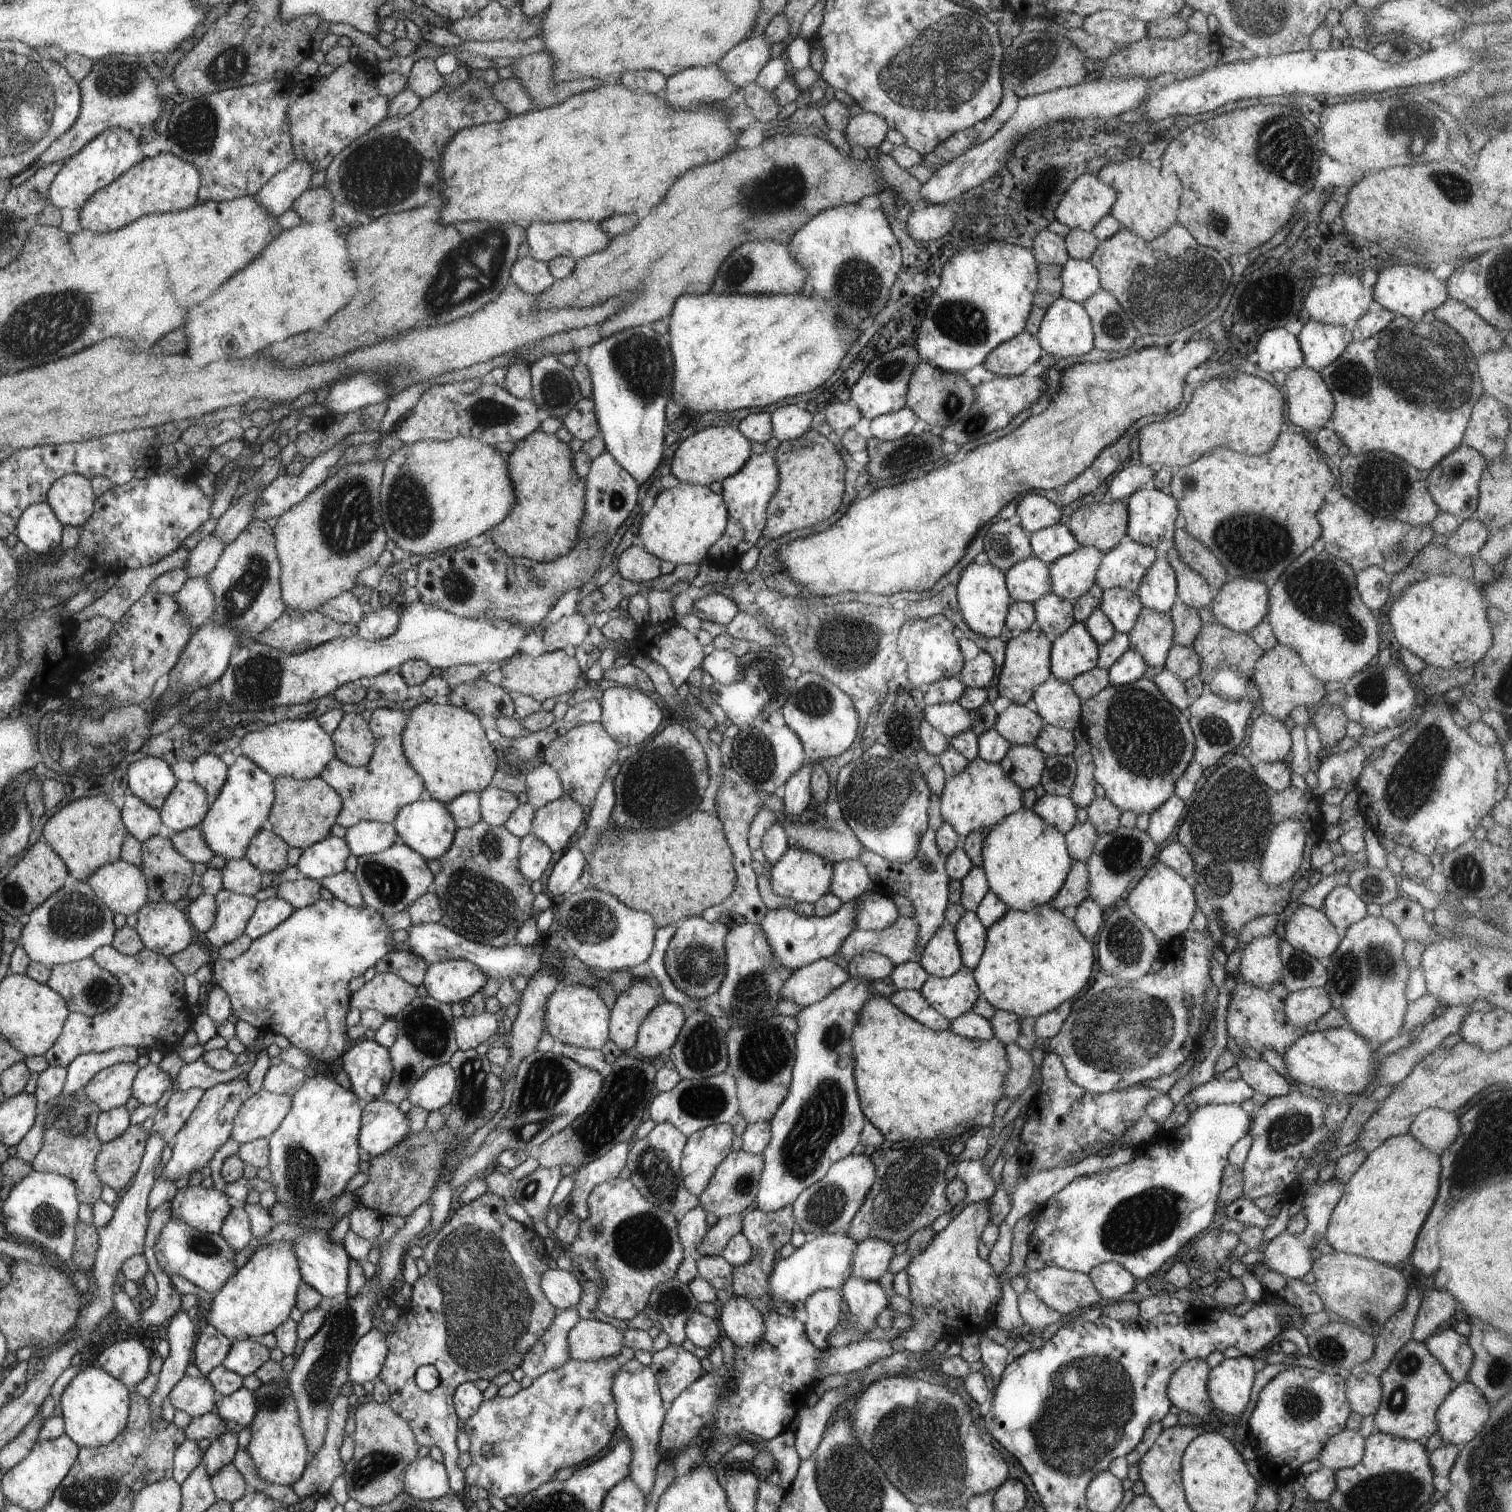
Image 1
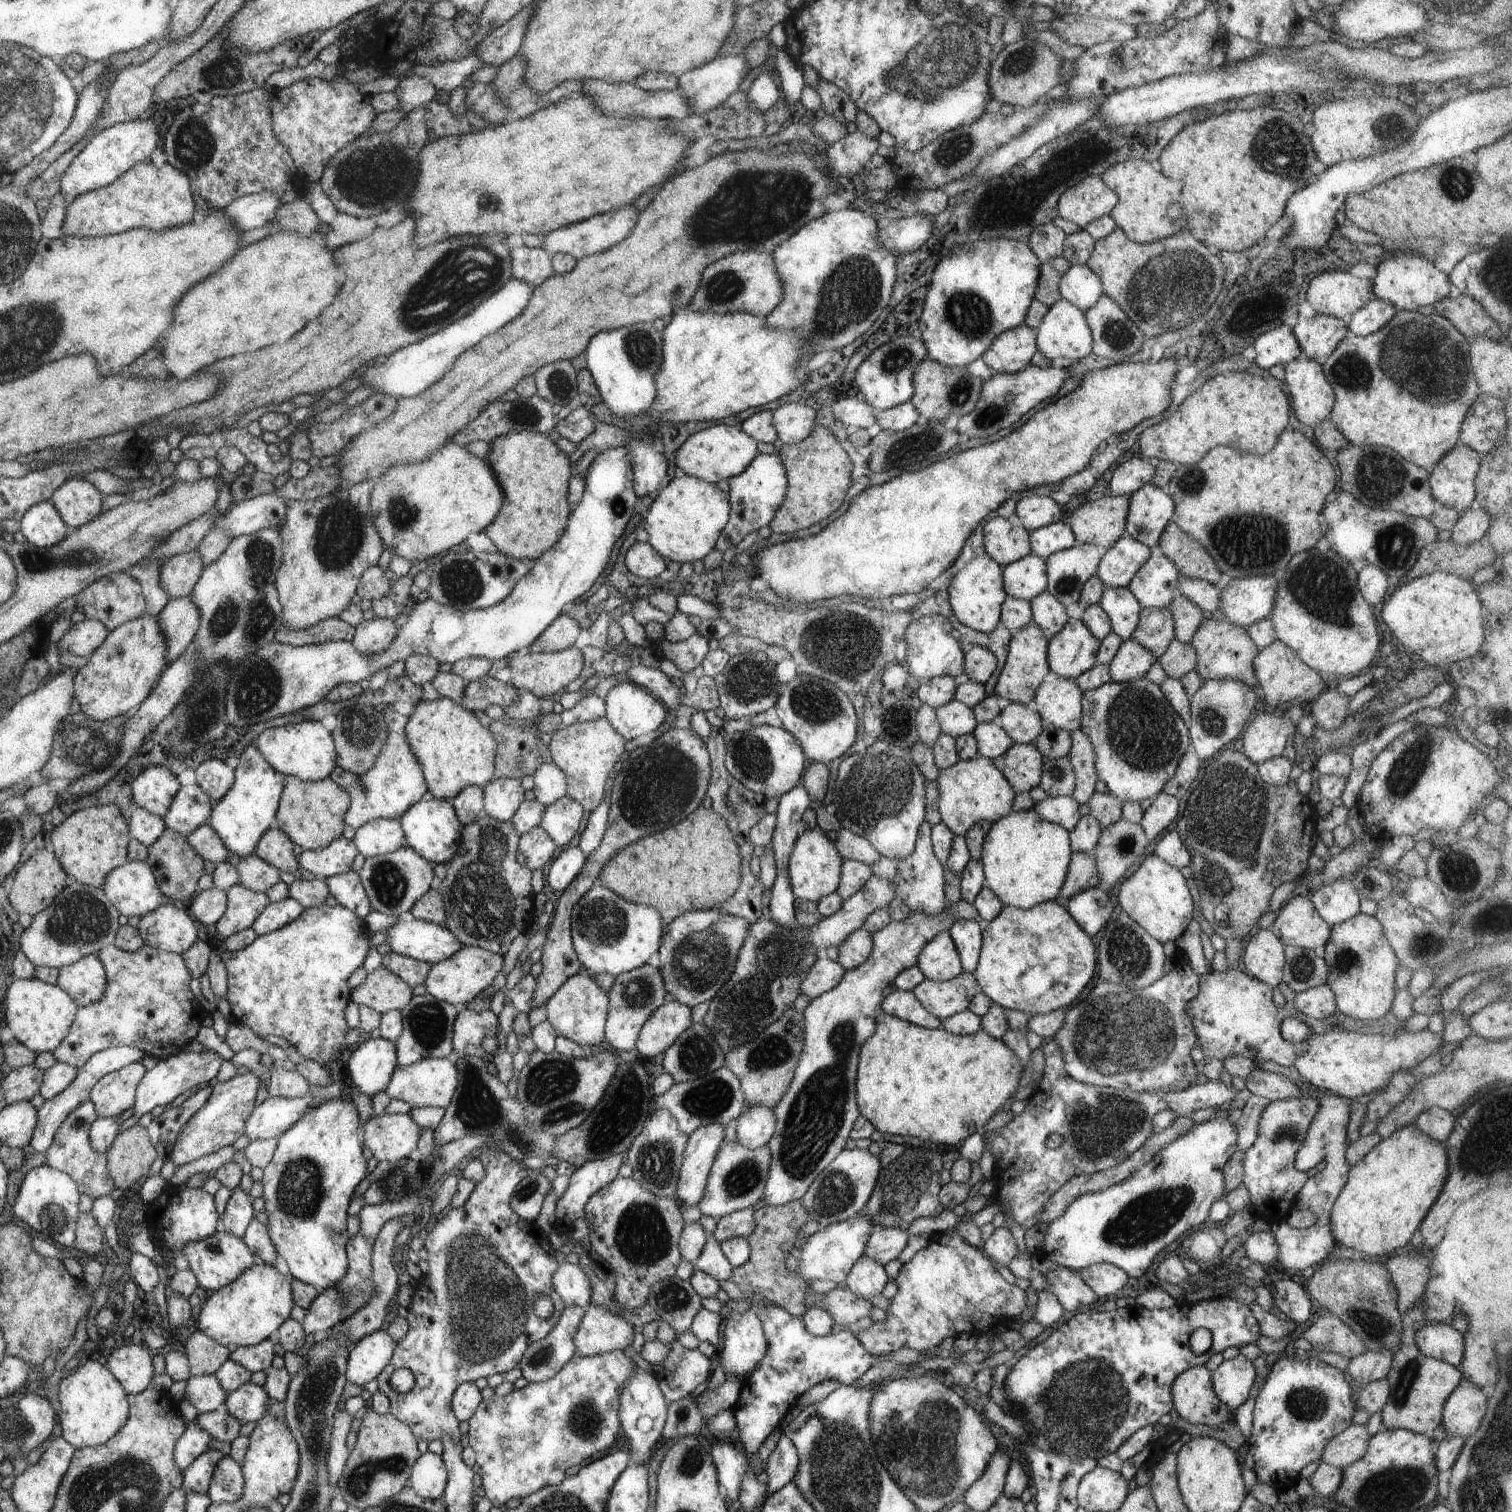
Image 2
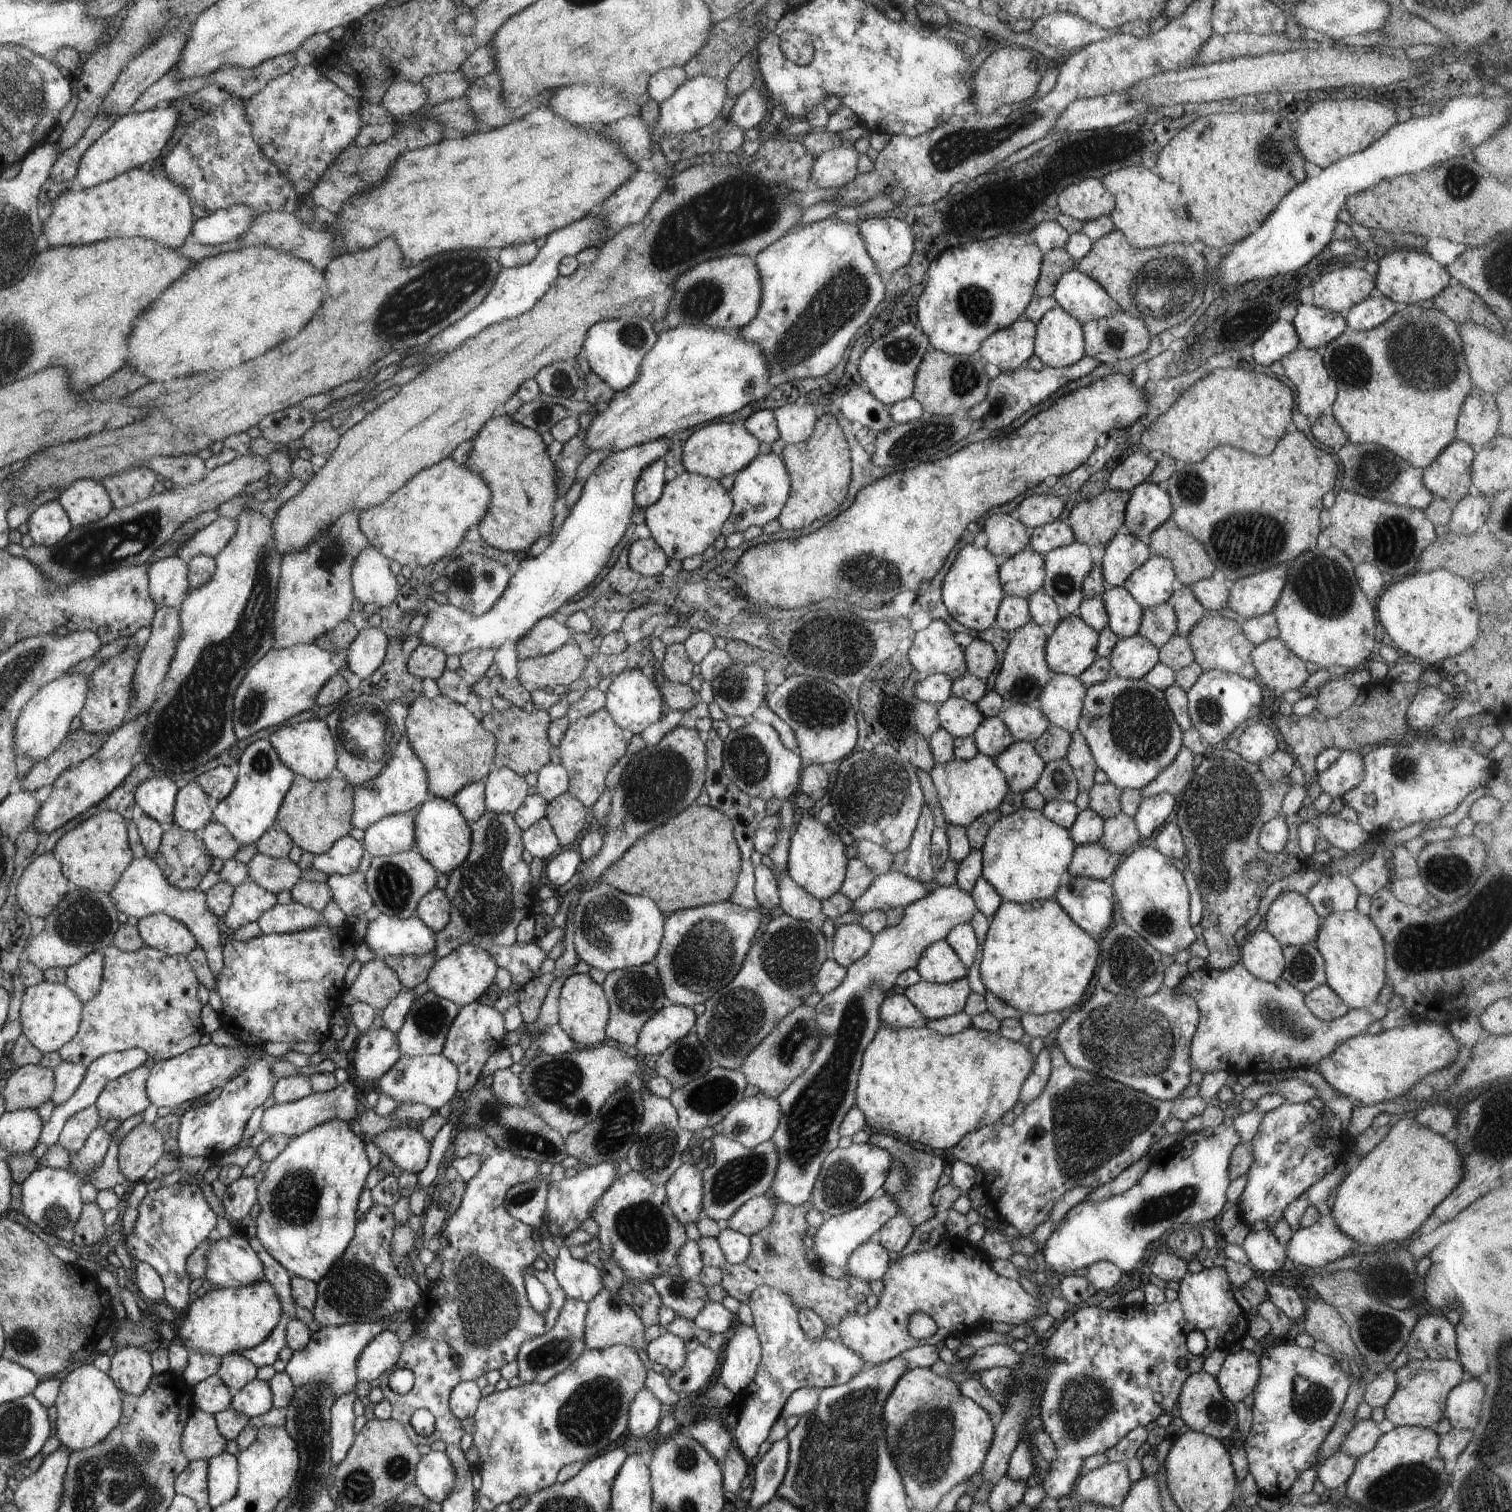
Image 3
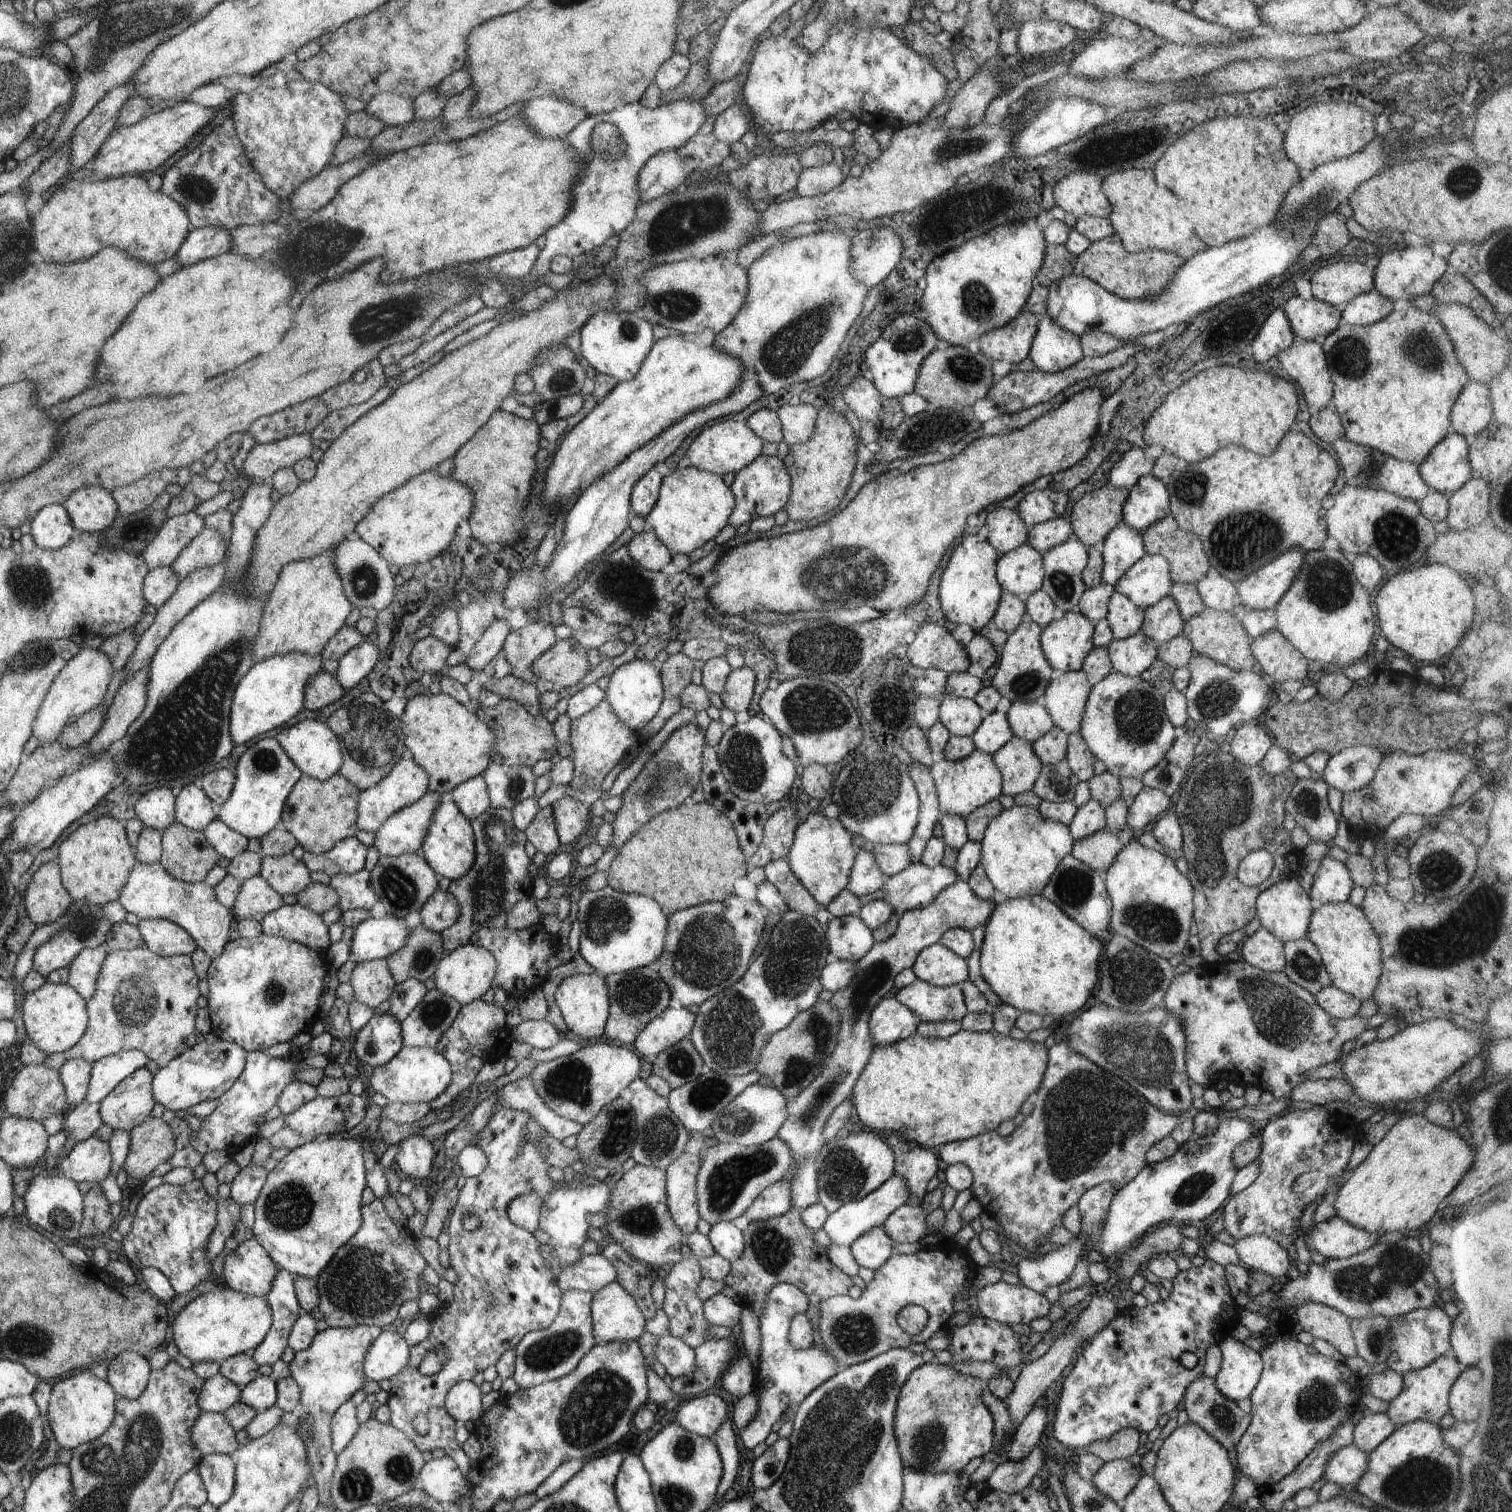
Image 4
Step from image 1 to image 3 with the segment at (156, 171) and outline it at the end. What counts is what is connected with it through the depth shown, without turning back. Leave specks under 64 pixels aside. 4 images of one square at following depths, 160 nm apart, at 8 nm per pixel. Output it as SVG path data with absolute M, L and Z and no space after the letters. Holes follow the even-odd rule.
M130 169L101 185L78 192L62 192L52 204L52 214L43 222L48 248L140 237L176 251L184 245L196 224L192 198L169 176L155 175L153 169Z

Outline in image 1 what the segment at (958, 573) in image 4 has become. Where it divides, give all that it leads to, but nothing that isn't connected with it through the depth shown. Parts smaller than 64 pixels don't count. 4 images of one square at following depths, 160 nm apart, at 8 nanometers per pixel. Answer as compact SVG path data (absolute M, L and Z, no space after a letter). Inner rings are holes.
M970 563L956 585L957 603L966 624L979 635L992 638L1002 634L1005 618L1010 605L1014 602L1005 583L1005 573L992 563Z

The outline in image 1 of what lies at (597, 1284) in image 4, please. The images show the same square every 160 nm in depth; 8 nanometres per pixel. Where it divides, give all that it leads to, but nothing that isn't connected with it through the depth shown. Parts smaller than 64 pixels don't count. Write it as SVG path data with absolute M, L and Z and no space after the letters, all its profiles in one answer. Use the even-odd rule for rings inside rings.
M547 1270L541 1276L545 1295L558 1311L576 1307L583 1295L581 1280L572 1271Z

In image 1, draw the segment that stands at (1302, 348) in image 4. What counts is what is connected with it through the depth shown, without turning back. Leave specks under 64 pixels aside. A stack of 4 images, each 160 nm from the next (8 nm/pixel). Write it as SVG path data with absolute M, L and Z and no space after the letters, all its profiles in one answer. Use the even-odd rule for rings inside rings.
M1302 366L1288 371L1284 394L1288 416L1296 426L1314 432L1330 425L1335 402L1317 370Z

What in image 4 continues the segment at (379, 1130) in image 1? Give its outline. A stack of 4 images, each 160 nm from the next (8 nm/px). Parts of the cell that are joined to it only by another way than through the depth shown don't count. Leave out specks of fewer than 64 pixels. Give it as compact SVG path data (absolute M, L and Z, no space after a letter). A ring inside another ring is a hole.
M421 1134L412 1135L401 1140L398 1153L395 1155L398 1168L409 1176L410 1180L424 1180L432 1172L434 1166L434 1148Z

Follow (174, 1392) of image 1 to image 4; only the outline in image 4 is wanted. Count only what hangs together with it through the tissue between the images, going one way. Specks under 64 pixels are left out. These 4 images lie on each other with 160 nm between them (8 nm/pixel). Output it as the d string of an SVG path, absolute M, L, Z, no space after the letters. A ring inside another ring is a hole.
M220 1372L205 1379L204 1391L200 1394L200 1407L204 1412L223 1413L241 1400L241 1387Z

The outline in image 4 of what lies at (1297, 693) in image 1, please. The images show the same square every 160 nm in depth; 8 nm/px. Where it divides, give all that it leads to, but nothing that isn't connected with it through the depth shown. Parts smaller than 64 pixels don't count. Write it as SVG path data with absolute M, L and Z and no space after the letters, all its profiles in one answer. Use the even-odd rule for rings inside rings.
M1277 628L1254 638L1251 651L1257 660L1257 670L1267 677L1276 688L1285 680L1306 680L1308 659L1299 650L1296 650Z

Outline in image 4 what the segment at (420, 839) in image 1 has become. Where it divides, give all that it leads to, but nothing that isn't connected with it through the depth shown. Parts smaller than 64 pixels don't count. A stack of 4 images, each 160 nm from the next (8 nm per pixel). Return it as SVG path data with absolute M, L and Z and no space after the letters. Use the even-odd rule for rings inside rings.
M443 797L438 805L419 853L440 878L448 878L451 882L464 877L472 868L476 861L476 835L473 833L472 822L452 799Z

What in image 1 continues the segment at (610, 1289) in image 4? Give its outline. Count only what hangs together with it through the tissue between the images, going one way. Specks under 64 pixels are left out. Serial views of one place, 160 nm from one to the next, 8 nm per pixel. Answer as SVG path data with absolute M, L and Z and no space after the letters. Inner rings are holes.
M581 1319L569 1332L569 1349L572 1358L595 1361L606 1357L620 1357L625 1345L625 1332L607 1322Z

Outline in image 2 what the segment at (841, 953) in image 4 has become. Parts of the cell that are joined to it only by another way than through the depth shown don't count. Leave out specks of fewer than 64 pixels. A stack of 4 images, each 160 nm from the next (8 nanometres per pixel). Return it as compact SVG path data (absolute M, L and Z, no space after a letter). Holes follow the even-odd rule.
M860 928L849 934L838 946L838 962L846 969L860 966L873 949L873 938L866 929Z

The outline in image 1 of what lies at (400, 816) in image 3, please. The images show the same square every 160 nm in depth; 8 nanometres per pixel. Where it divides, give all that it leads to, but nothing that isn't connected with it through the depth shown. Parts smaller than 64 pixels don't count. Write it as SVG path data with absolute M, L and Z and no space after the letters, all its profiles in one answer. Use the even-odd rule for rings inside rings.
M362 821L347 828L345 841L354 856L370 856L381 853L395 844L402 844L395 824L380 821Z

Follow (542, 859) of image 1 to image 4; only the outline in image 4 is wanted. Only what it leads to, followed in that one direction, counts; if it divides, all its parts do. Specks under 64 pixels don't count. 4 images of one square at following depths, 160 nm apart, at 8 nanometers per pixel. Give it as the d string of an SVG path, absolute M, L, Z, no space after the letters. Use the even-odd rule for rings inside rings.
M548 805L536 813L524 834L528 836L533 851L540 850L545 856L552 854L560 846L552 805Z

